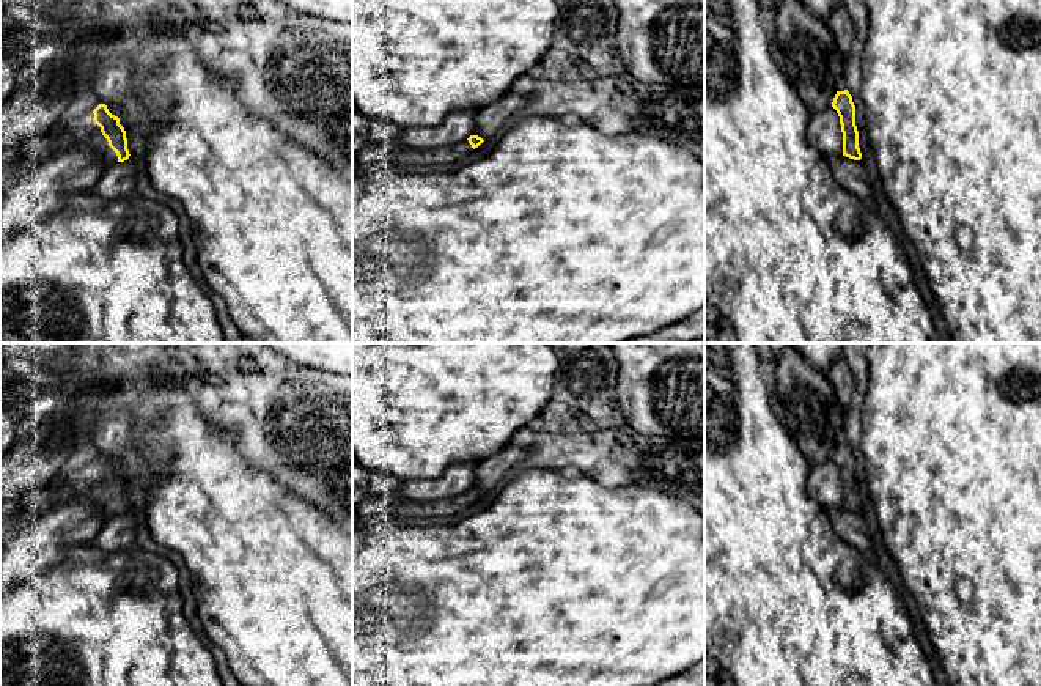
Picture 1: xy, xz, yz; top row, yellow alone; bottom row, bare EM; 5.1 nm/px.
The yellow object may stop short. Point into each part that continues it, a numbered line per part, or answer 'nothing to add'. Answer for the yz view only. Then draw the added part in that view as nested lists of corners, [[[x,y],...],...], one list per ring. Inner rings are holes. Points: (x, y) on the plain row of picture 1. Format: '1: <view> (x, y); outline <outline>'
nothing to add

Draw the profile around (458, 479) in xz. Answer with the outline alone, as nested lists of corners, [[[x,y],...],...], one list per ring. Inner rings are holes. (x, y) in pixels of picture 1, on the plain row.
[[[451,464],[440,477],[404,480],[398,494],[410,502],[436,502],[456,497],[473,488],[476,464]]]

